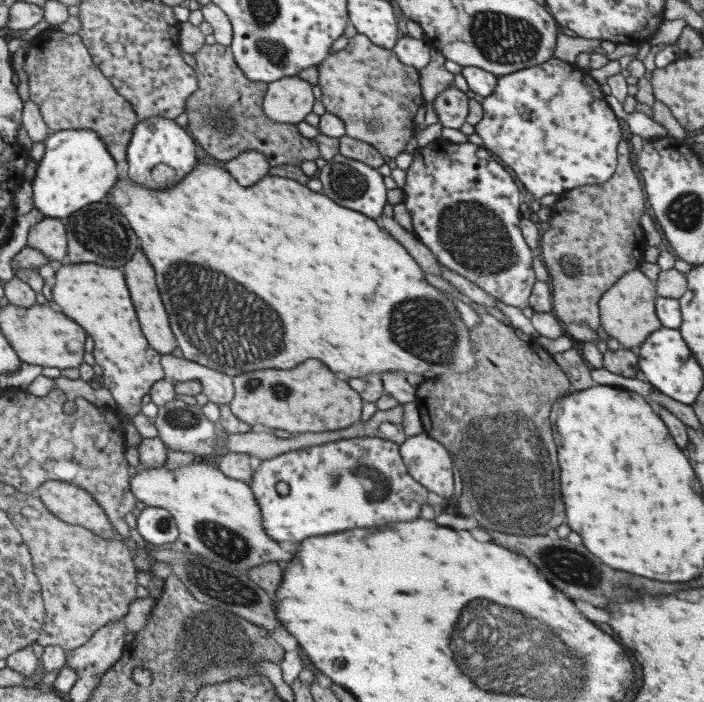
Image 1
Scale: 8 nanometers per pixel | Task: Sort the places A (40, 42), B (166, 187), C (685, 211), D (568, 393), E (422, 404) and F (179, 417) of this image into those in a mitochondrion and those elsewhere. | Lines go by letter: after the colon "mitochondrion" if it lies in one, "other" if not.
A: other
B: other
C: mitochondrion
D: other
E: other
F: mitochondrion

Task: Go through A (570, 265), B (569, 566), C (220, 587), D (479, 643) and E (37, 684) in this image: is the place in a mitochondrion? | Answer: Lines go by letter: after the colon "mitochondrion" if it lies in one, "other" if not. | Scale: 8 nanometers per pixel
A: mitochondrion
B: mitochondrion
C: mitochondrion
D: mitochondrion
E: other

